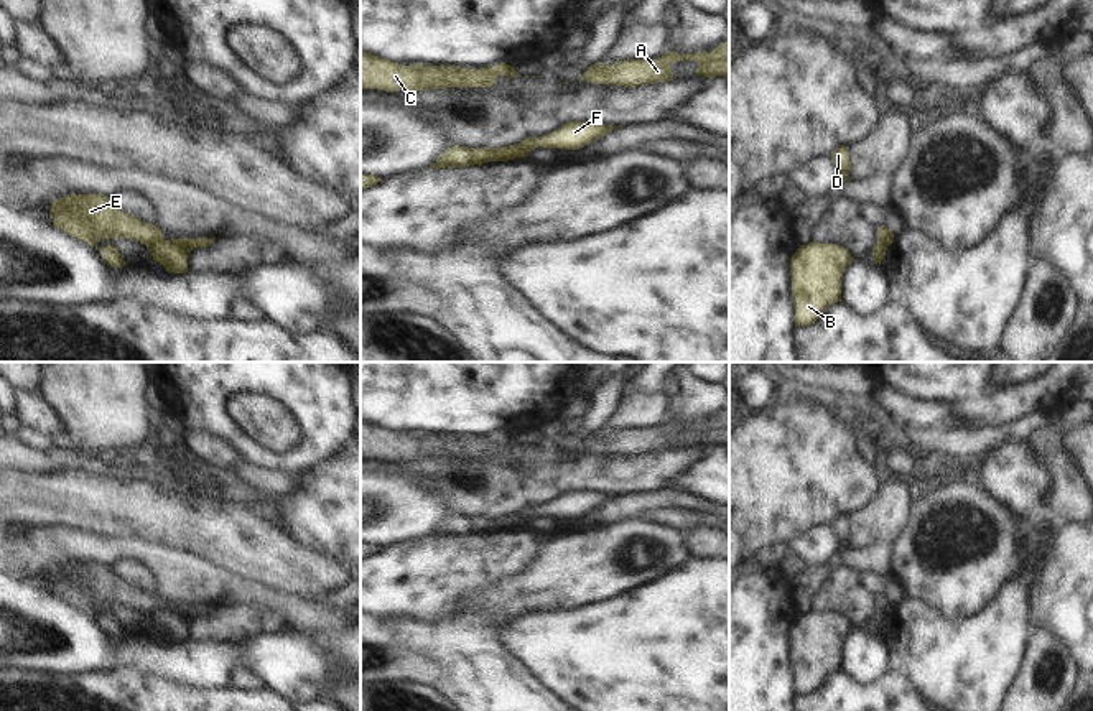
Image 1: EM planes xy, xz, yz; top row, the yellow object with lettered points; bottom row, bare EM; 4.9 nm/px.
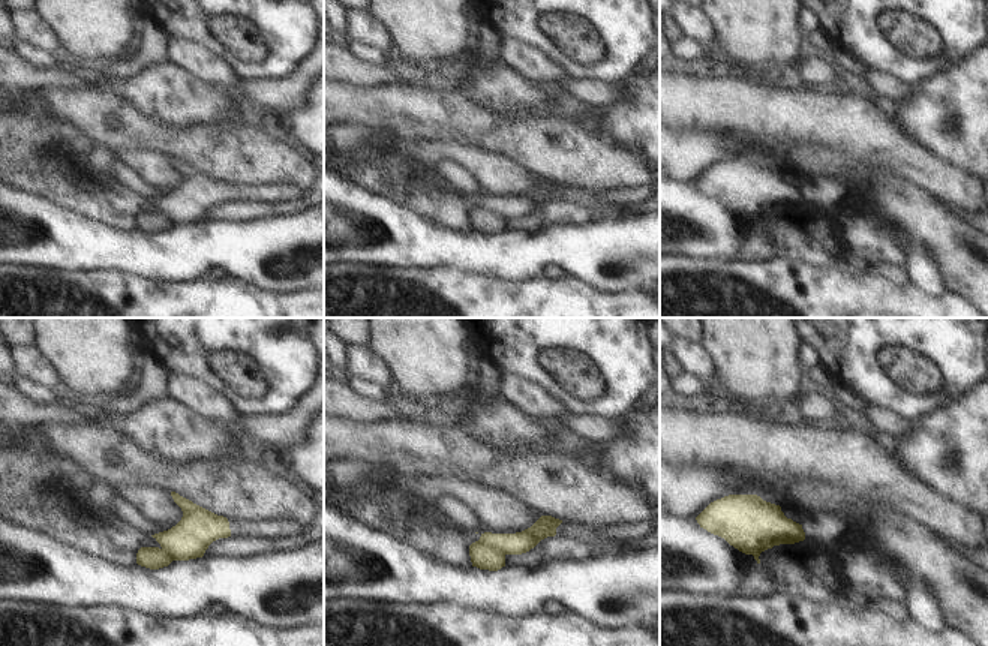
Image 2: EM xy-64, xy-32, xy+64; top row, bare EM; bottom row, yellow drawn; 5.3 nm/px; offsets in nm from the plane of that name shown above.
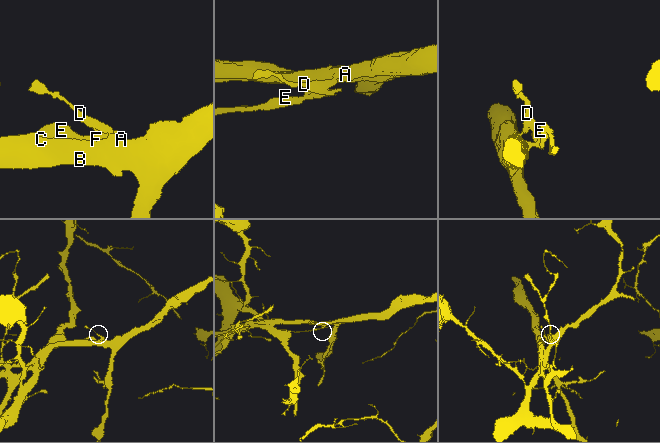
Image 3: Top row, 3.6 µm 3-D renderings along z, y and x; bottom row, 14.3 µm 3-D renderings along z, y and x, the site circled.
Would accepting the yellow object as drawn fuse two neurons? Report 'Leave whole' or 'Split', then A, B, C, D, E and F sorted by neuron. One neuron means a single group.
Split. Groups: A B C / D E F.

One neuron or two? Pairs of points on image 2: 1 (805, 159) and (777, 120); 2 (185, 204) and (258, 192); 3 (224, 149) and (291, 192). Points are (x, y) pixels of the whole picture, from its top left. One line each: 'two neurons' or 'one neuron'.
1: two neurons
2: one neuron
3: two neurons

